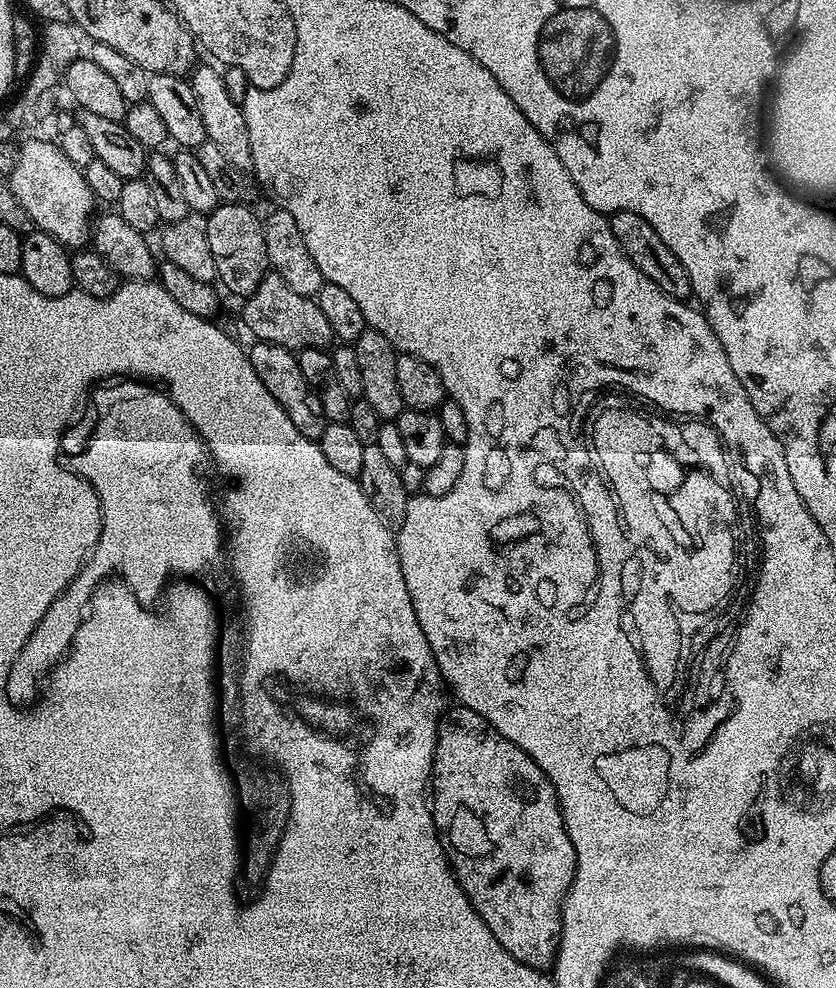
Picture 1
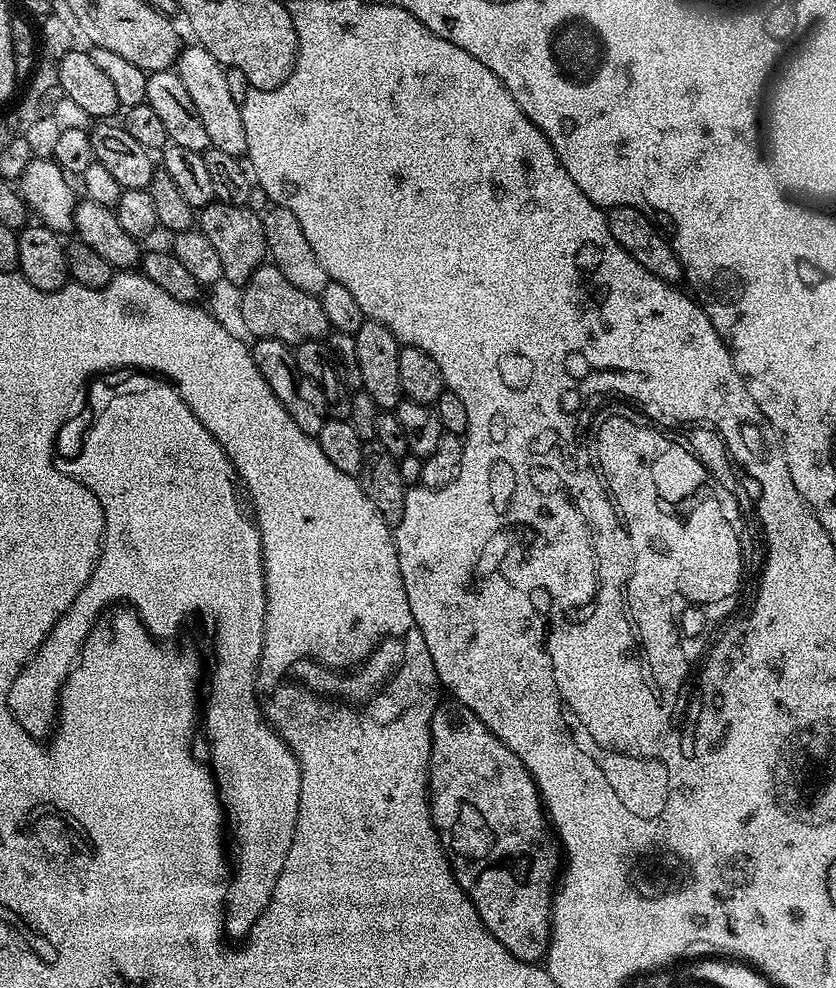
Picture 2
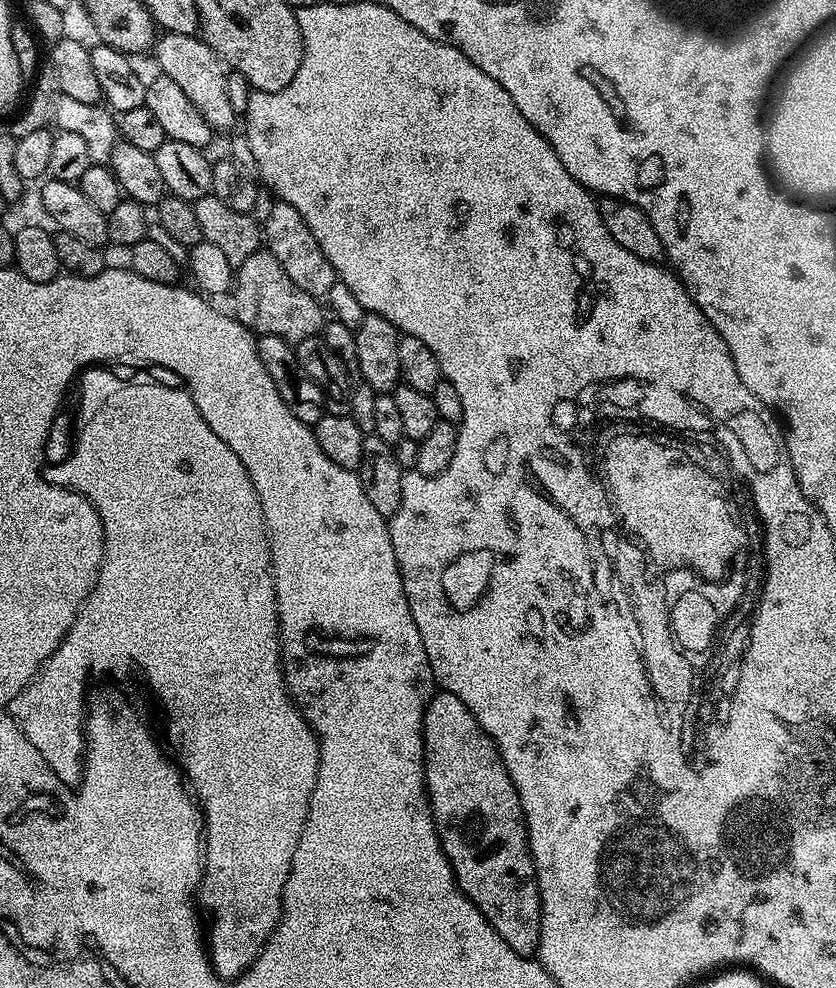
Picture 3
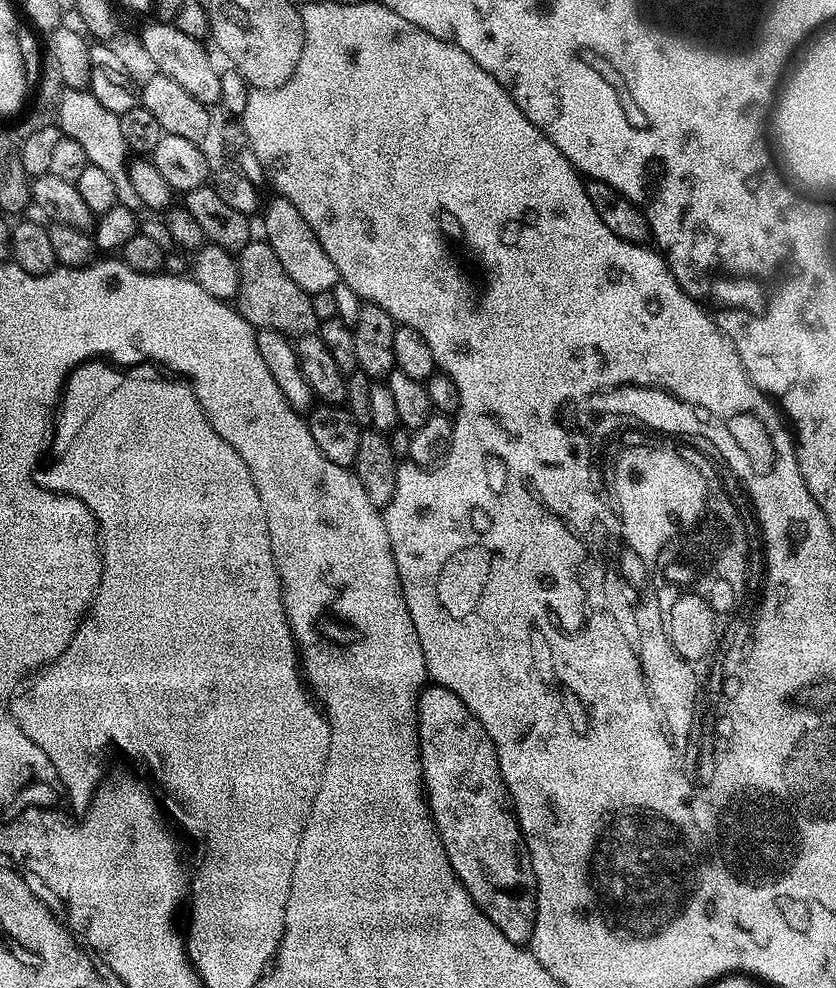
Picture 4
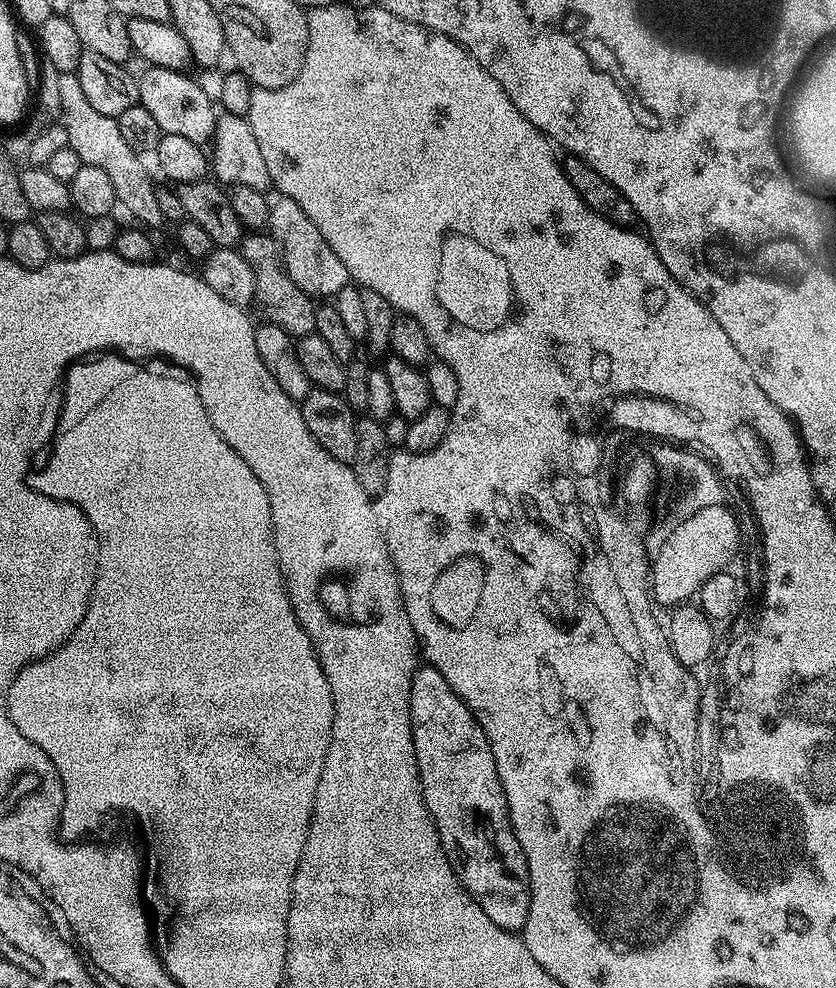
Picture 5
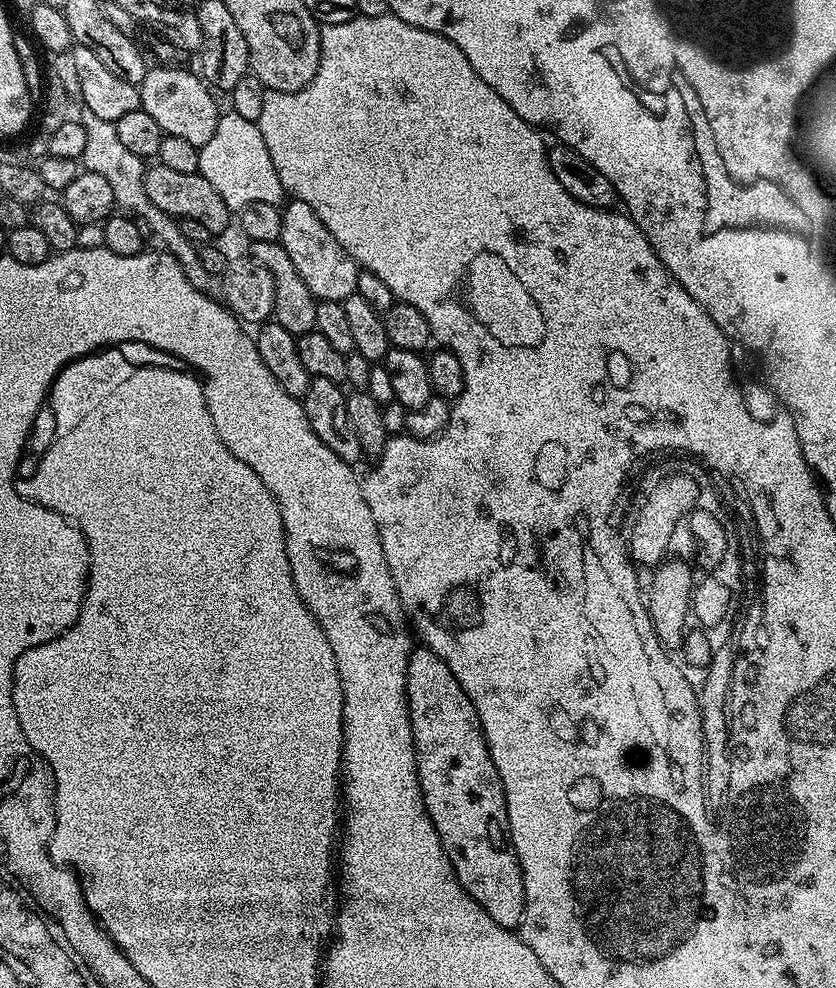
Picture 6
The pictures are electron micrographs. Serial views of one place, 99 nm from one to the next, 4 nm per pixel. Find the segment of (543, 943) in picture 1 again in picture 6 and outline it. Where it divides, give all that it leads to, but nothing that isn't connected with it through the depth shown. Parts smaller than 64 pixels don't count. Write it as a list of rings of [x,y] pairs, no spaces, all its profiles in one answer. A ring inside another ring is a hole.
[[[426,647],[412,649],[406,670],[406,690],[422,798],[438,830],[438,838],[454,866],[458,882],[468,891],[470,898],[474,898],[474,902],[478,902],[478,906],[482,906],[482,910],[498,922],[498,926],[519,929],[526,906],[524,879],[512,836],[508,832],[504,783],[492,761],[478,714],[462,686],[458,686],[458,678],[450,674],[450,666]]]

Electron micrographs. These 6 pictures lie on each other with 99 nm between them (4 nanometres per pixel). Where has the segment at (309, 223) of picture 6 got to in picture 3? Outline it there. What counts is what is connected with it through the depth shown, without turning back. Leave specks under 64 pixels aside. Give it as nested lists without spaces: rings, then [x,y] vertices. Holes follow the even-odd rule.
[[[283,202],[273,203],[273,208],[262,219],[262,240],[266,245],[266,251],[278,258],[282,270],[295,282],[306,294],[317,298],[327,297],[330,286],[338,283],[334,266],[330,266],[330,258],[322,254],[322,246],[310,234],[310,226],[302,222],[302,214],[294,210],[294,206]]]

